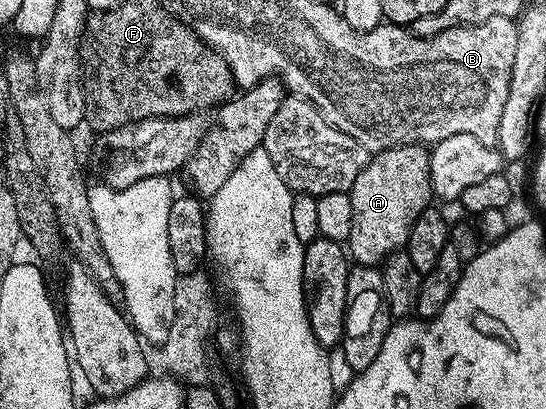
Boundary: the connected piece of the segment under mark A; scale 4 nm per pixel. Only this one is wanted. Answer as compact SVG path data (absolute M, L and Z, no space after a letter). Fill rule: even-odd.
M412 142L374 153L357 174L350 194L353 230L345 241L350 259L359 264L382 265L389 253L406 245L413 222L432 203L430 151L422 143Z

